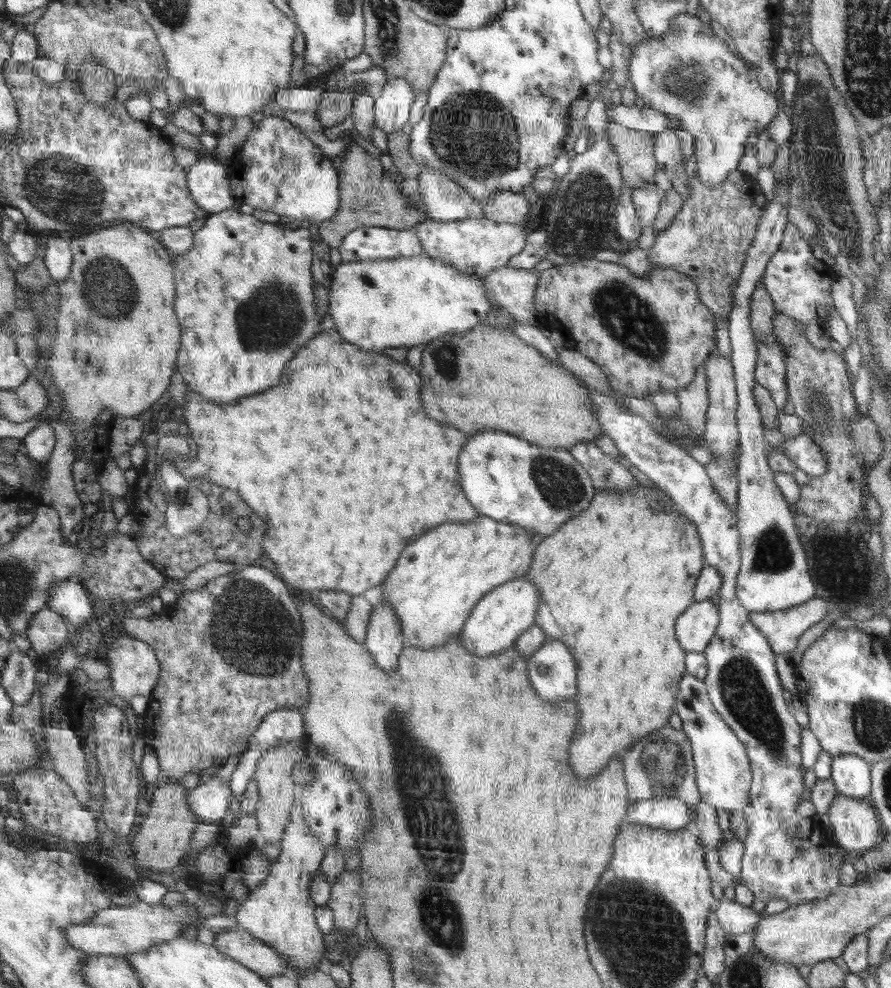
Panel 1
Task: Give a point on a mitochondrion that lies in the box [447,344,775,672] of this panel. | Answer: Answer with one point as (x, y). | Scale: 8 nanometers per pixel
(560, 485)

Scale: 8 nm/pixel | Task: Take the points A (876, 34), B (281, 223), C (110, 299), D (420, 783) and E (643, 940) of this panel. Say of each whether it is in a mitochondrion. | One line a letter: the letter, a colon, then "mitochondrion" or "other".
A: mitochondrion
B: other
C: mitochondrion
D: mitochondrion
E: mitochondrion

